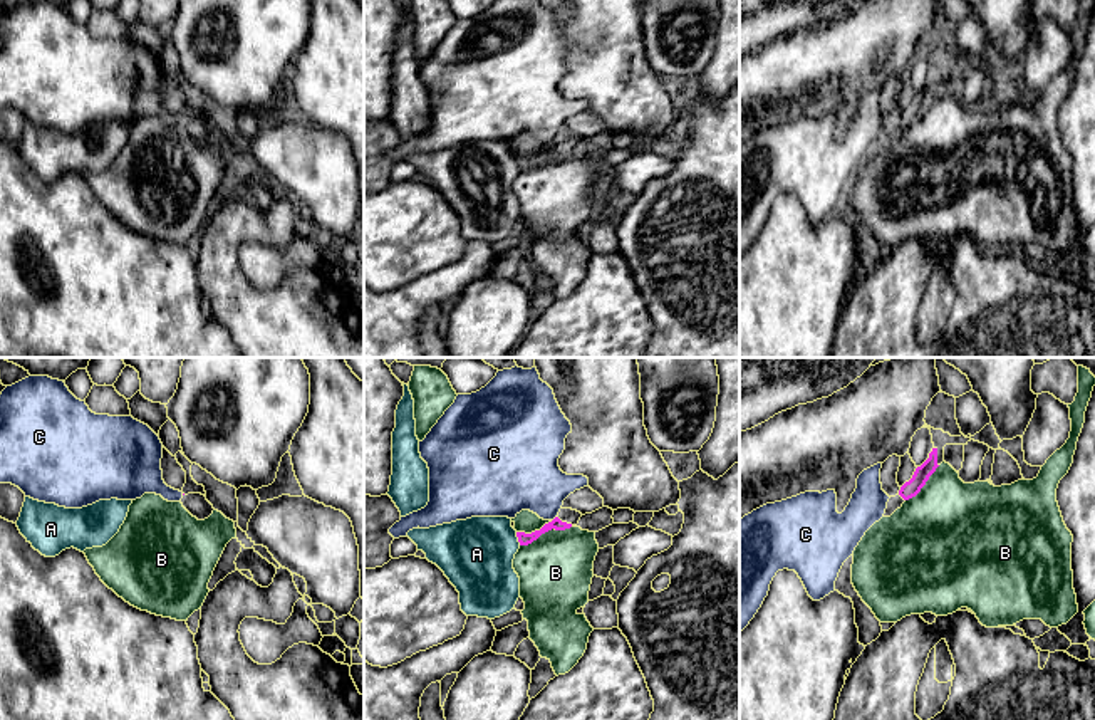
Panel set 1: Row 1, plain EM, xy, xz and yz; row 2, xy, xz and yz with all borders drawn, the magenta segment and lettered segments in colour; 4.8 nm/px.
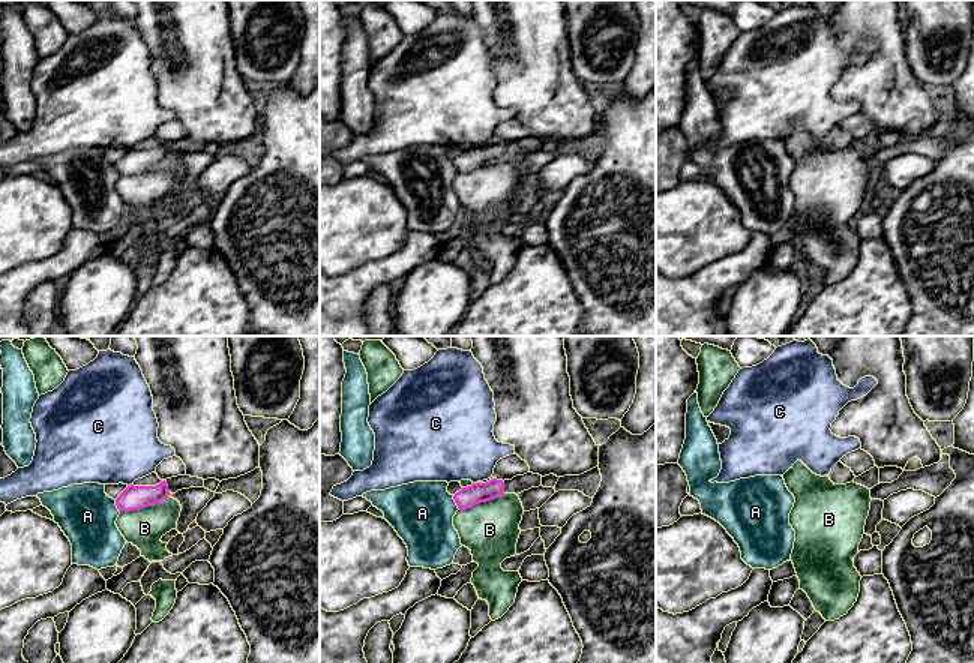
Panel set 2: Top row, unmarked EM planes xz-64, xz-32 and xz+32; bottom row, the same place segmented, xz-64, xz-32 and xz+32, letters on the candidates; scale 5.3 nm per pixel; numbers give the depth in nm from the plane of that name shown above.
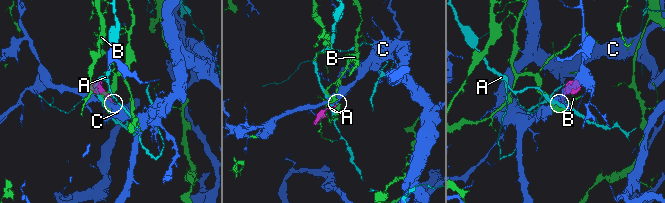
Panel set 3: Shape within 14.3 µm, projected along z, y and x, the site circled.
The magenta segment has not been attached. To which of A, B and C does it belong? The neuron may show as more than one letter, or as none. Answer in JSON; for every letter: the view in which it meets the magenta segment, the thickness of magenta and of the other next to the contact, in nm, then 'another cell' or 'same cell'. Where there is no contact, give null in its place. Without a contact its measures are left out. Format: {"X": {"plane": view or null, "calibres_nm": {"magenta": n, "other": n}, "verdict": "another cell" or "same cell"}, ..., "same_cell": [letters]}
{"A": {"plane": "xz", "calibres_nm": {"magenta": 60, "other": 360}, "verdict": "another cell"}, "B": {"plane": "xz", "calibres_nm": {"magenta": 60, "other": 360}, "verdict": "another cell"}, "C": {"plane": "xz", "calibres_nm": {"magenta": 60, "other": 340}, "verdict": "another cell"}, "same_cell": []}

